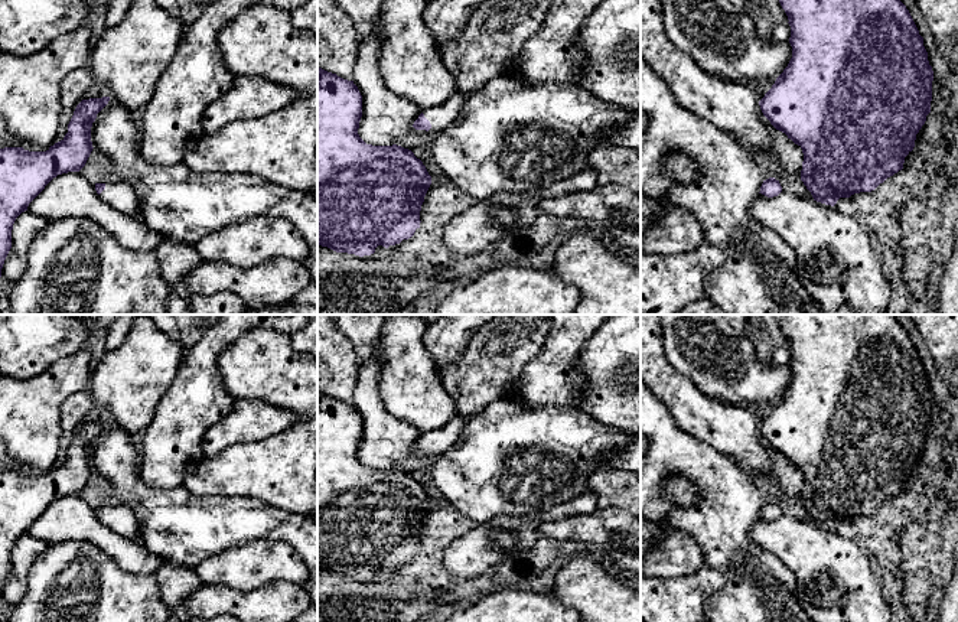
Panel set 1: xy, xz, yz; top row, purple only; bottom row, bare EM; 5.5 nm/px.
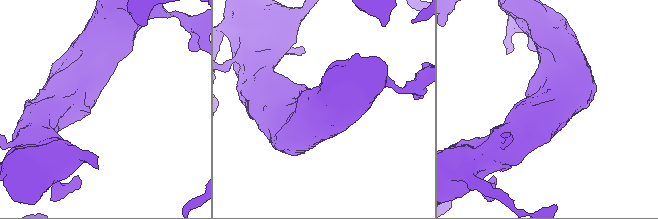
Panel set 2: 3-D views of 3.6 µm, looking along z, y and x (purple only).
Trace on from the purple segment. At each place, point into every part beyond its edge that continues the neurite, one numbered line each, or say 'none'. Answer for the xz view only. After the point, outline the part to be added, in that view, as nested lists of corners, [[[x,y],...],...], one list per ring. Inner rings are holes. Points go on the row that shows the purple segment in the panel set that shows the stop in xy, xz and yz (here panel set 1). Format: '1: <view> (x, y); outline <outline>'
1: xz (440, 116); outline [[[457,91],[440,105],[421,110],[424,117],[431,124],[431,128],[429,131],[440,133],[441,130],[444,130],[462,111],[462,108],[465,107],[466,98],[467,98],[467,94]]]

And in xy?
1: xy (119, 194); outline [[[115,178],[111,182],[105,182],[105,189],[98,196],[117,211],[139,218],[140,203],[134,189],[124,179]]]

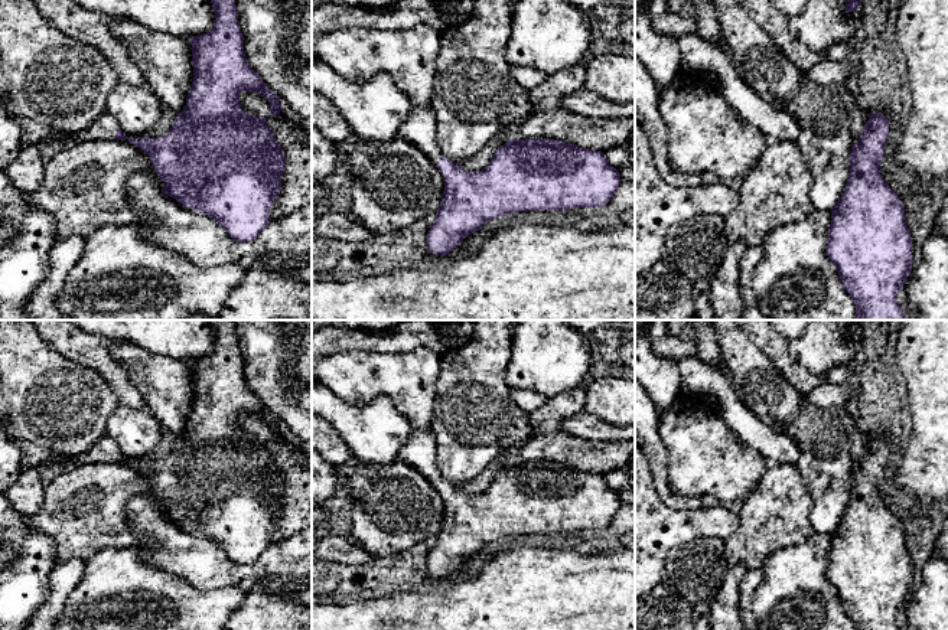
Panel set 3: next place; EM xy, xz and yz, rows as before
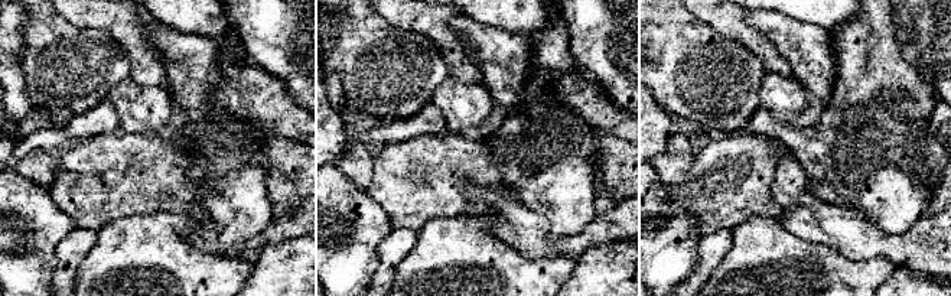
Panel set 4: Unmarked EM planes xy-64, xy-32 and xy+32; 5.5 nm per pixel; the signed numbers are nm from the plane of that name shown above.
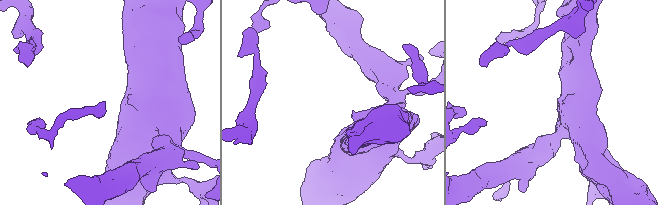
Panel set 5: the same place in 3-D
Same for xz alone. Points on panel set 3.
1: xz (420, 127); outline [[[431,107],[411,110],[397,136],[411,141],[437,166],[442,151],[437,146],[437,123]]]

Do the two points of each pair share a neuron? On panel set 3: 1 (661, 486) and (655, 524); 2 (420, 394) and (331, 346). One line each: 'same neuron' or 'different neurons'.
1: different neurons
2: different neurons

